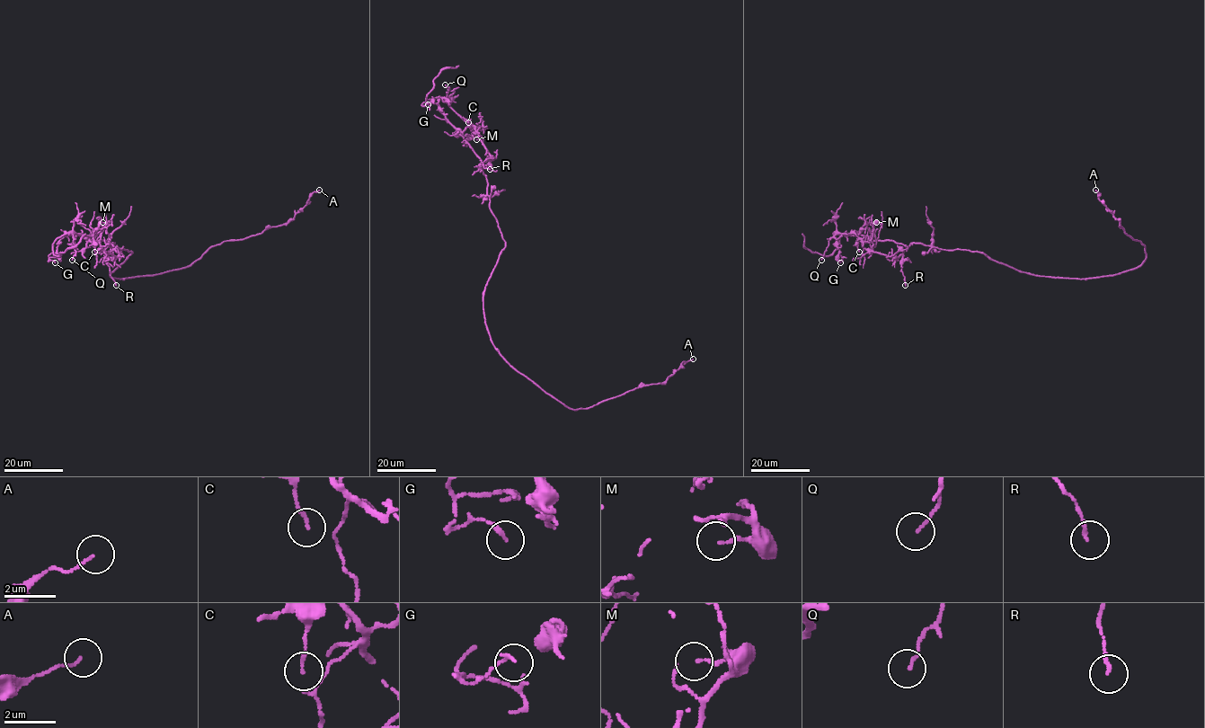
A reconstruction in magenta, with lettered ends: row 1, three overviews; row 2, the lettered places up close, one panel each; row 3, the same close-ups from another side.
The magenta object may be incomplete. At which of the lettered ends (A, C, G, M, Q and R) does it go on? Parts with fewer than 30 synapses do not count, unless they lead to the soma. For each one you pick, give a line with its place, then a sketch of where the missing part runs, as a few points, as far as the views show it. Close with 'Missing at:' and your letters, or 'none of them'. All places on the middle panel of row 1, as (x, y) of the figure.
Missing at: none of them

